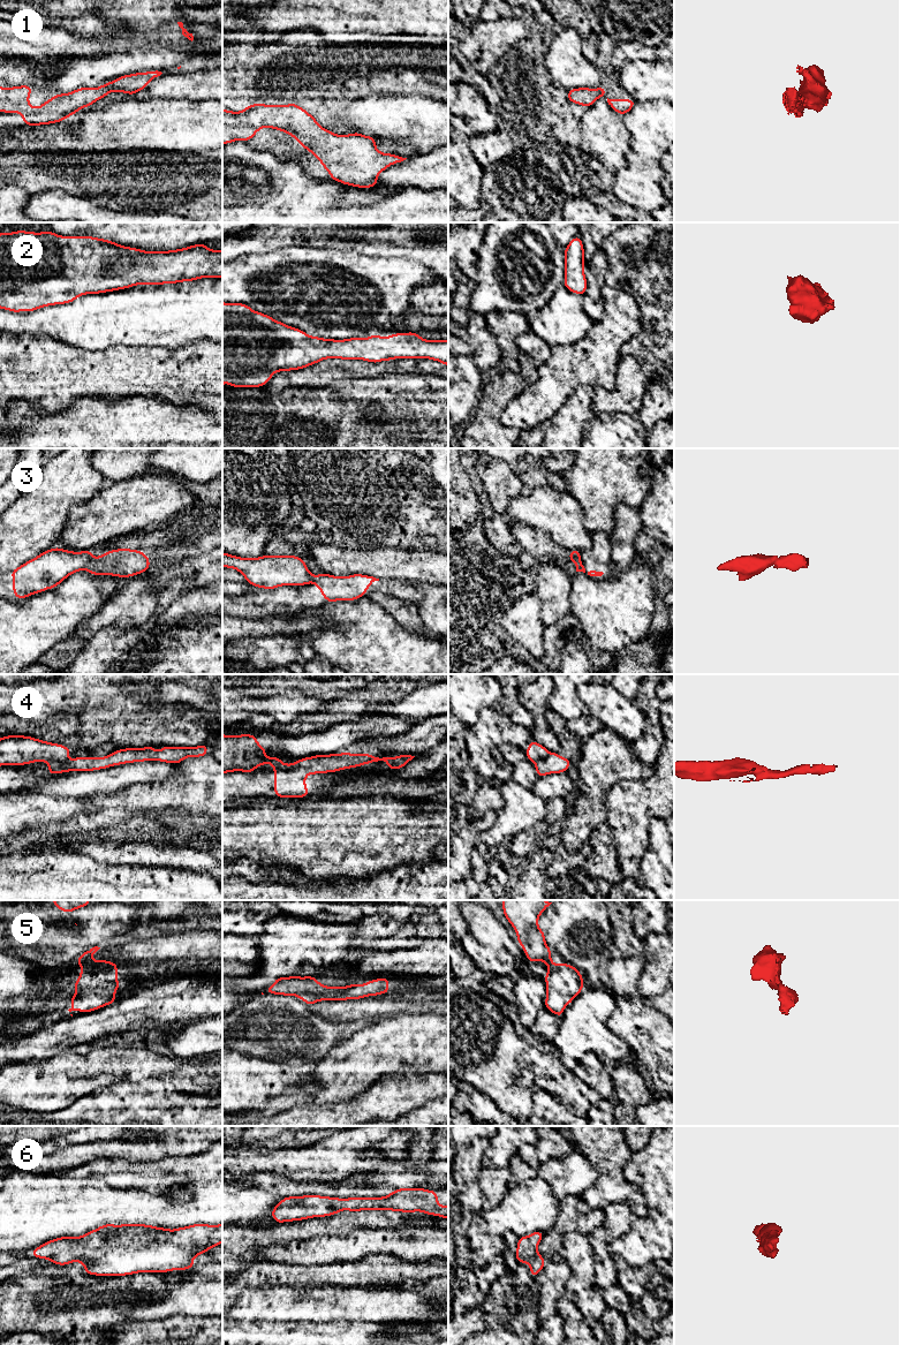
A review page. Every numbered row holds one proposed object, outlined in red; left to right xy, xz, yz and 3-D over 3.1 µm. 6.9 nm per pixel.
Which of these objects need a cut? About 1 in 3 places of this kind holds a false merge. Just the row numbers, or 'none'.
3, 4, 5

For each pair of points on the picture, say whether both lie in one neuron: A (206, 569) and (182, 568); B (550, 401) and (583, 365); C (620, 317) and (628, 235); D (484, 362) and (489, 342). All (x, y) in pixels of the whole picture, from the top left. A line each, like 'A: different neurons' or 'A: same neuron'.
A: same neuron
B: same neuron
C: different neurons
D: same neuron

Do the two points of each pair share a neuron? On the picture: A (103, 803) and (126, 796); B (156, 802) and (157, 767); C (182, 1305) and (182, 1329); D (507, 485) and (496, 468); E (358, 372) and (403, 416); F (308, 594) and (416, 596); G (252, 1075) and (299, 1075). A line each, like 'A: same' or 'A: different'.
A: same
B: different
C: different
D: same
E: different
F: same
G: same

